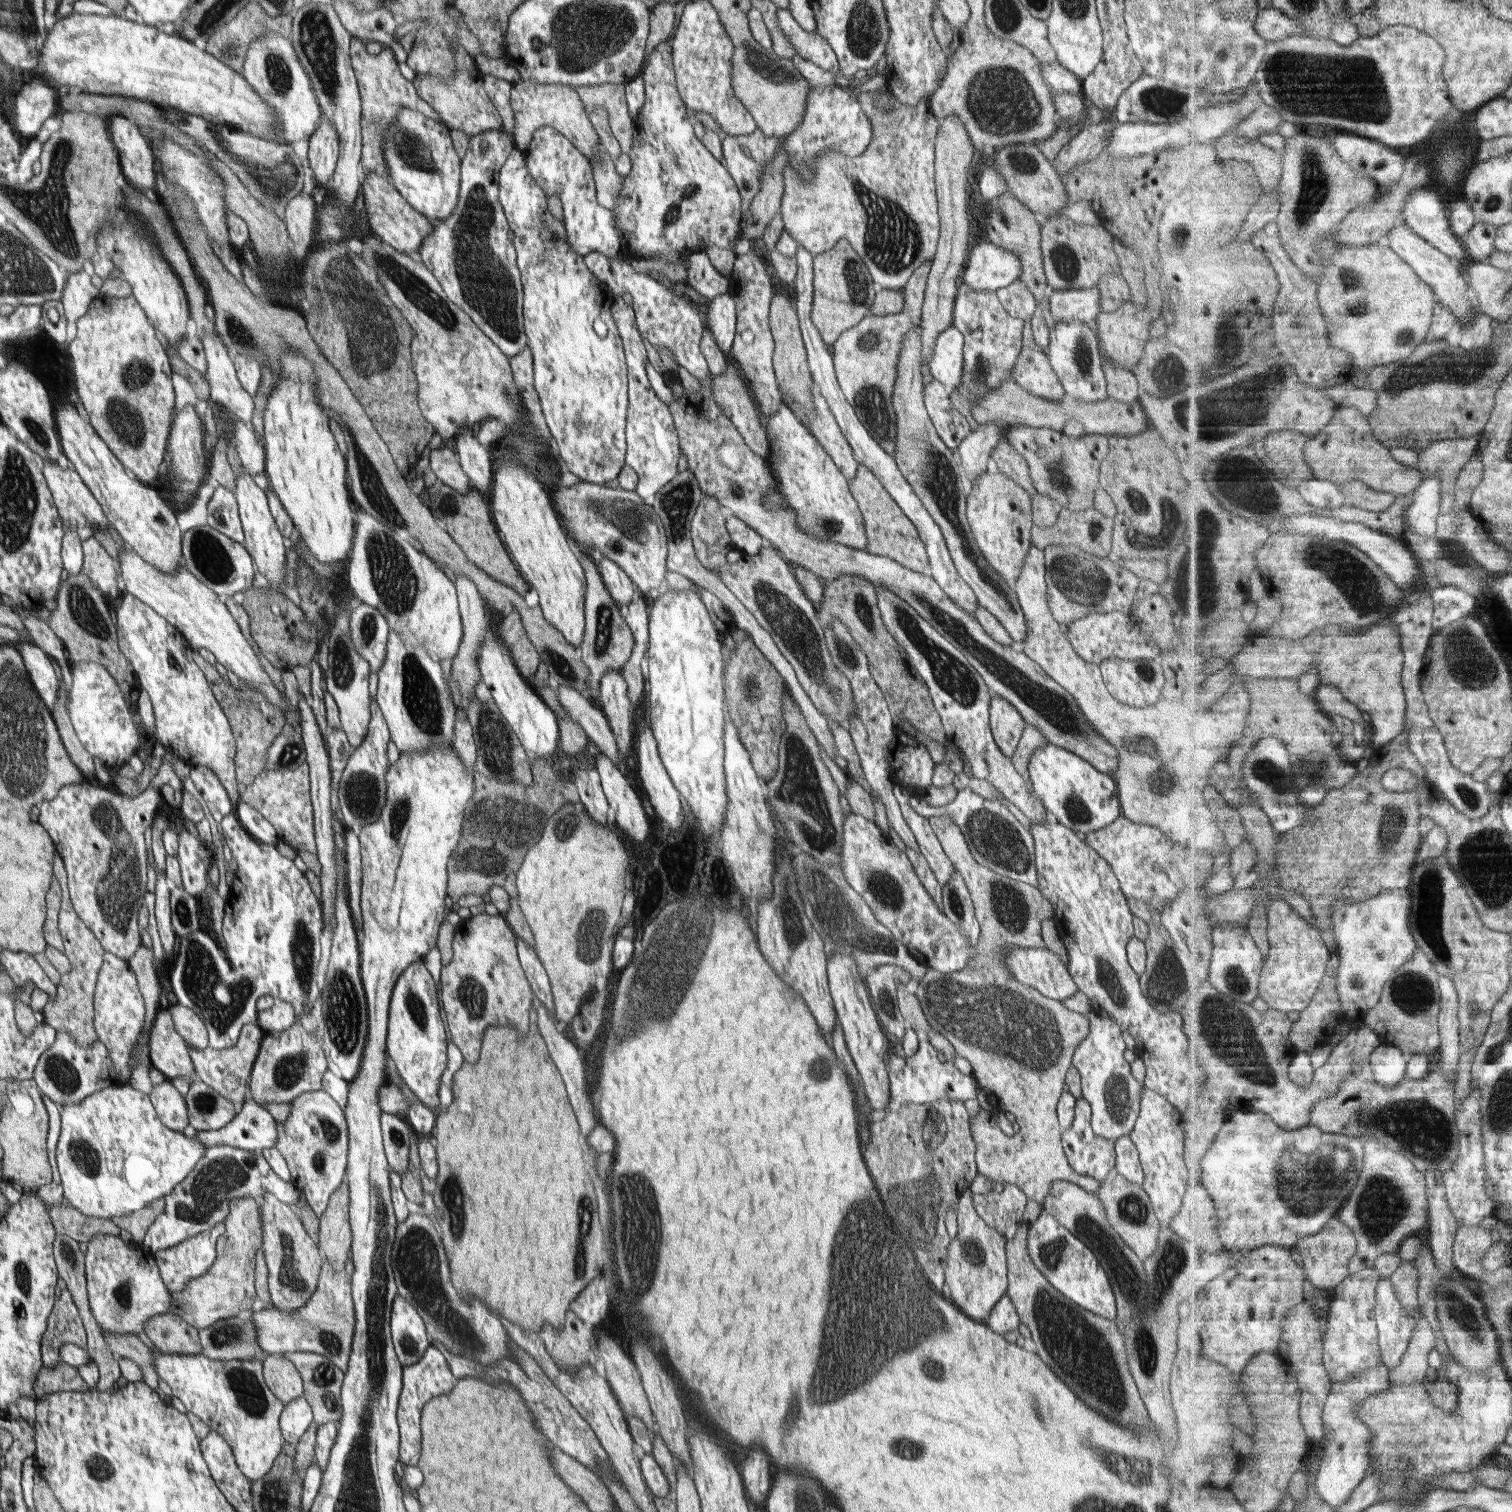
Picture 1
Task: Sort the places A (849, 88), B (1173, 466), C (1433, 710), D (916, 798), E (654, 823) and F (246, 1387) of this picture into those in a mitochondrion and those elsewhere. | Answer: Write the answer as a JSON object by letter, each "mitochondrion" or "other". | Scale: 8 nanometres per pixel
{"A":"other","B":"other","C":"other","D":"other","E":"other","F":"mitochondrion"}

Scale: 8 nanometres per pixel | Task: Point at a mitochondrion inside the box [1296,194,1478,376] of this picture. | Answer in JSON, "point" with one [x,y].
{"point":[1351,284]}

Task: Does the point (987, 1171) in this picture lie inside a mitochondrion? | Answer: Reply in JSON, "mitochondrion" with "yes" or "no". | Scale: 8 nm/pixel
{"mitochondrion":"no"}

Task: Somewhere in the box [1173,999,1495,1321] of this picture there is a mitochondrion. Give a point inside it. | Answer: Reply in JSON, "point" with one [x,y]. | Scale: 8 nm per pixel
{"point":[1422,1129]}

